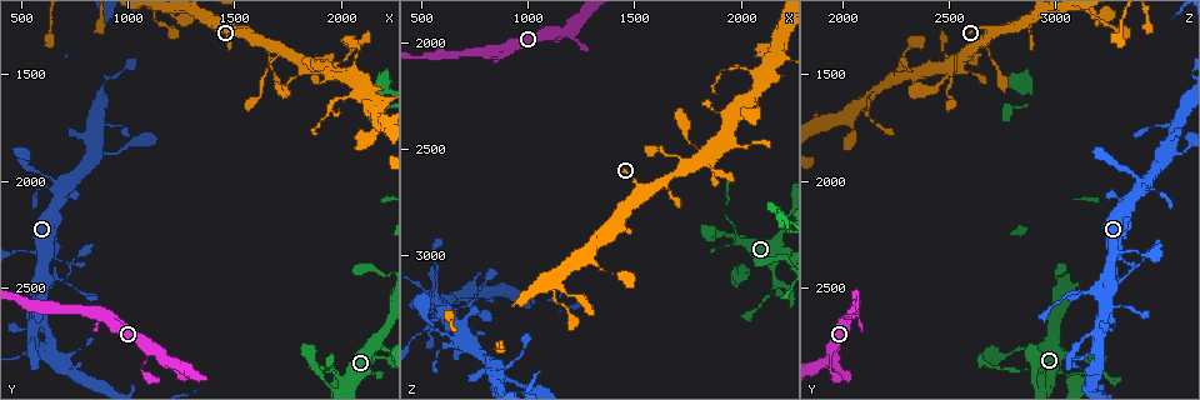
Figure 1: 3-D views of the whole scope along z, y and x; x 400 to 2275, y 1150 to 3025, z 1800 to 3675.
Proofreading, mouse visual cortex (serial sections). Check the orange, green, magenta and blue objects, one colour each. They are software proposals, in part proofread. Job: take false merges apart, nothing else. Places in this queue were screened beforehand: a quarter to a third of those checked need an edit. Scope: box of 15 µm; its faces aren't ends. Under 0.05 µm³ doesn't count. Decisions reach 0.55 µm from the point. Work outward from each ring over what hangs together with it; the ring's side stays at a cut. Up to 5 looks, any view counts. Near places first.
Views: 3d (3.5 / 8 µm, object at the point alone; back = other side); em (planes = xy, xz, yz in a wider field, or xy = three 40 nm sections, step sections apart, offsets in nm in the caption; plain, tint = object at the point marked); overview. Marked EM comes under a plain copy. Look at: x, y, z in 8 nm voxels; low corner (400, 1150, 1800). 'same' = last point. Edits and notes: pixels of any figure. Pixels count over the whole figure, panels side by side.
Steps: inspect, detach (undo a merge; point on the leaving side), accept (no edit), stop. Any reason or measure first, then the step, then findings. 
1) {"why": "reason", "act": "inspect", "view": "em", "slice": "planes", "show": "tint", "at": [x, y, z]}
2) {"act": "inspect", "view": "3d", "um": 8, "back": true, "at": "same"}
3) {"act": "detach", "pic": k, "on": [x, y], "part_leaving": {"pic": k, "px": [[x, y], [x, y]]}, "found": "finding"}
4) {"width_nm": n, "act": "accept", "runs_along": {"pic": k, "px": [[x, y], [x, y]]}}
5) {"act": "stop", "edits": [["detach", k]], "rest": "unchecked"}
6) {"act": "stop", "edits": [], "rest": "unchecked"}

{"why": "three-way junction", "act": "inspect", "view": "em", "slice": "xy", "step": 1, "show": "tint", "at": [1740, 1410, 2570]}

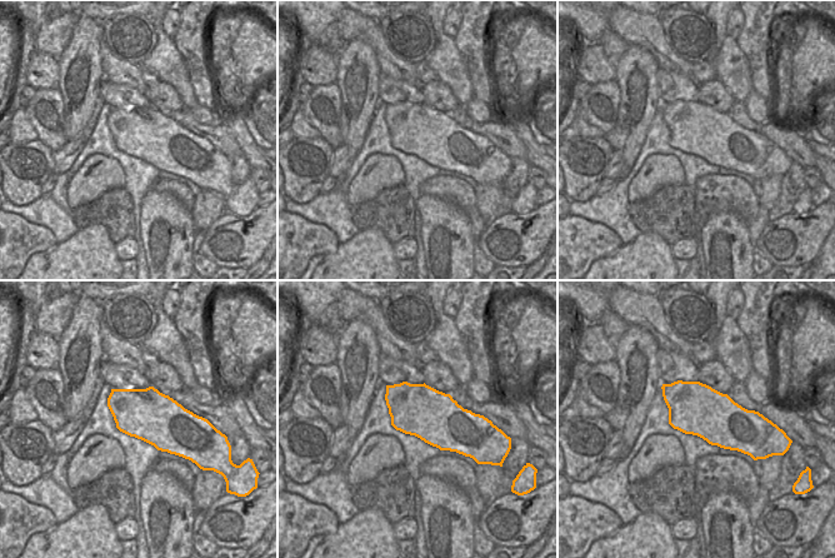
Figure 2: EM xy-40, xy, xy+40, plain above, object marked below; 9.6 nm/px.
{"why": "wider look", "act": "inspect", "view": "3d", "um": 3.5, "at": "same"}

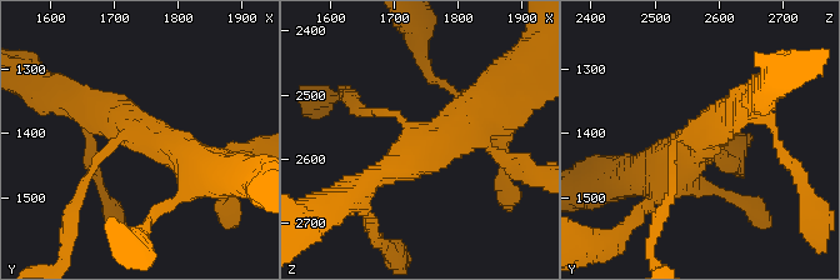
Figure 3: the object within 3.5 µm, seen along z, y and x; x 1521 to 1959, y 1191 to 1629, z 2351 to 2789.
{"arm_widths_nm": [100, 350, 500], "act": "accept", "runs_along": {"pic": 3, "px": [[355, 193], [481, 109]]}, "found": "one cell here"}

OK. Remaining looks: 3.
{"why": "three arms meet", "act": "inspect", "view": "3d", "um": 3.5, "at": [2120, 1570, 2160]}

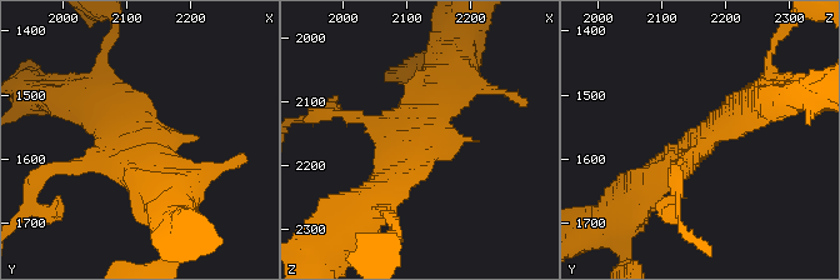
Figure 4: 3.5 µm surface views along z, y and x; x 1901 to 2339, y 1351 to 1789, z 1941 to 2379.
{"act": "inspect", "view": "em", "slice": "xy", "step": 2, "show": "tint", "at": [2110, 1560, 2170]}

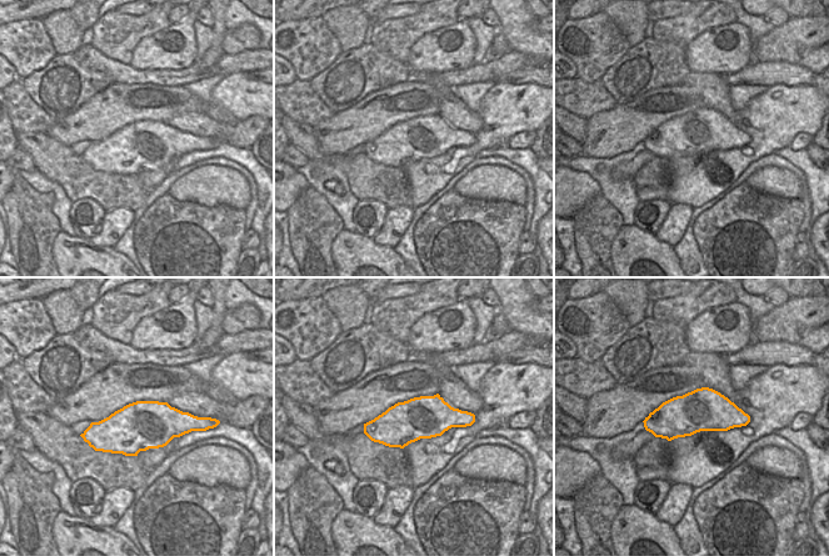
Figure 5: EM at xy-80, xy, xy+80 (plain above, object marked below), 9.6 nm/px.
{"act": "accept", "runs_along": {"pic": 4, "px": [[765, 99], [736, 110], [650, 184]]}, "found": "one cell here"}

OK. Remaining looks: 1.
{"act": "stop", "edits": [], "rest": "unchecked"}

